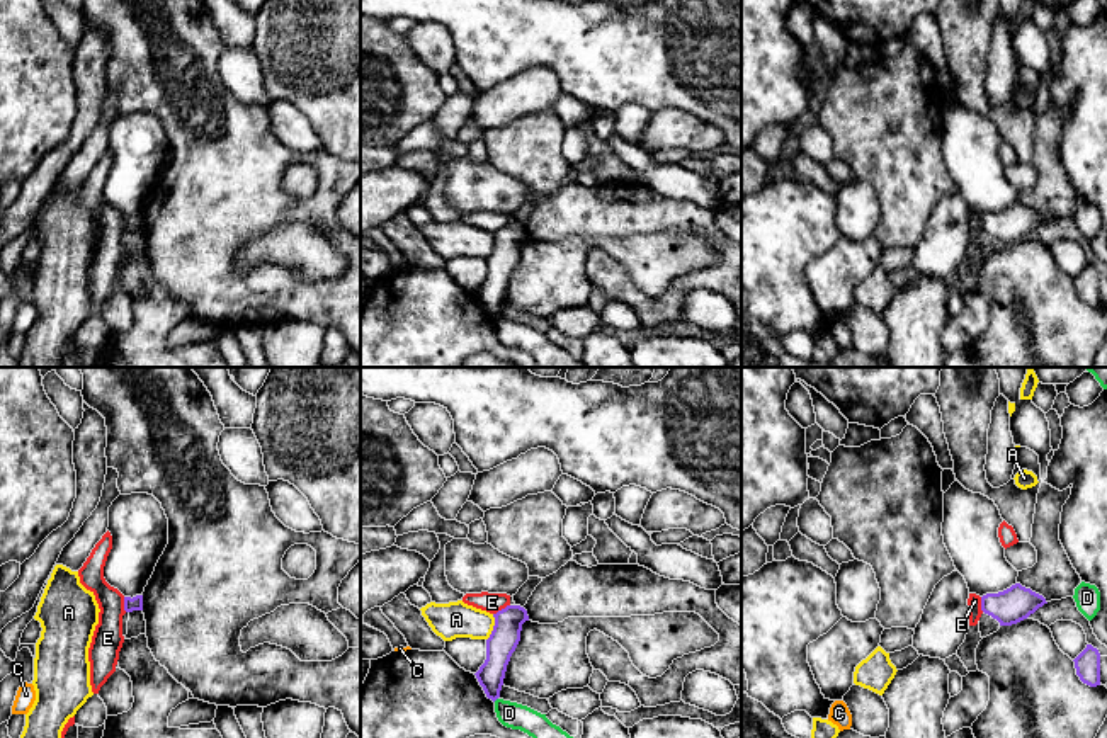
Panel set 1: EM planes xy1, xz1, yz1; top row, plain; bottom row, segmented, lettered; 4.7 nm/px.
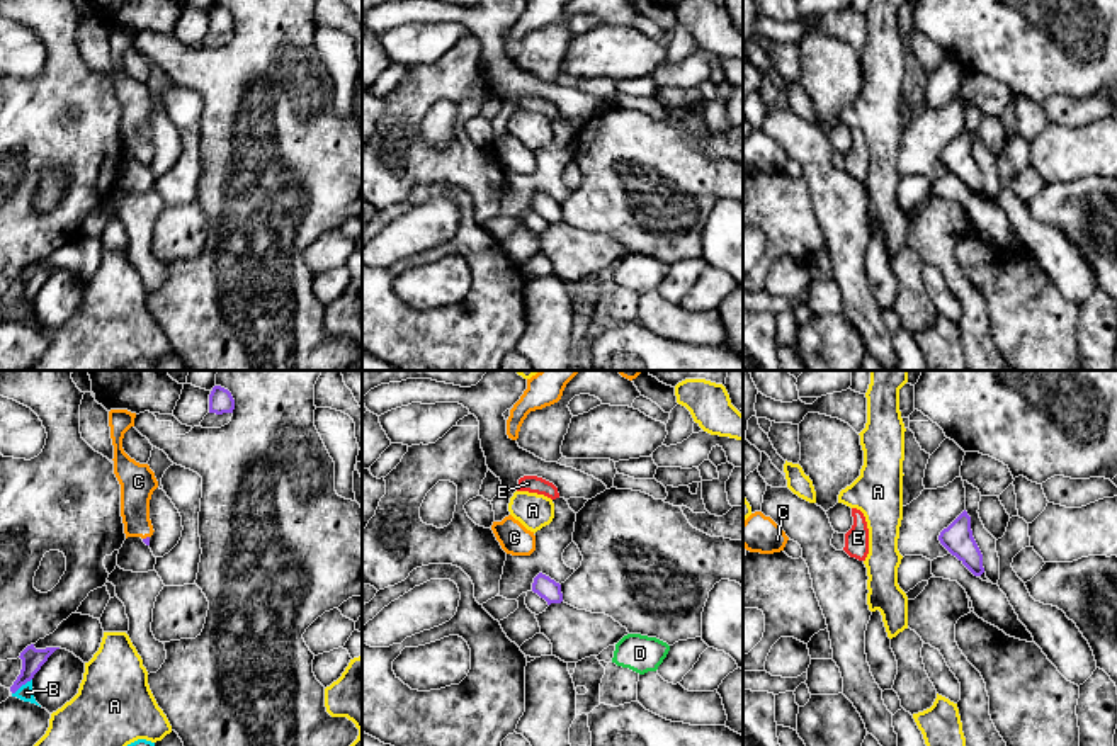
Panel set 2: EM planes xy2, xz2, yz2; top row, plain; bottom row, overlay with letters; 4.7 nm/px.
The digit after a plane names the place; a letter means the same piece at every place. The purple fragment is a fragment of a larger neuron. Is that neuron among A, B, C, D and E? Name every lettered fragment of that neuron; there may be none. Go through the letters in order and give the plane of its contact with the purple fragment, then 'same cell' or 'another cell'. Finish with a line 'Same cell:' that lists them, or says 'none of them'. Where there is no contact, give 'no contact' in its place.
A: meets purple in xz1; another cell
B: meets purple in xy2; another cell
C: meets purple in xy2; same cell
D: meets purple in xz1; another cell
E: meets purple in xz1; another cell
Same cell: C

